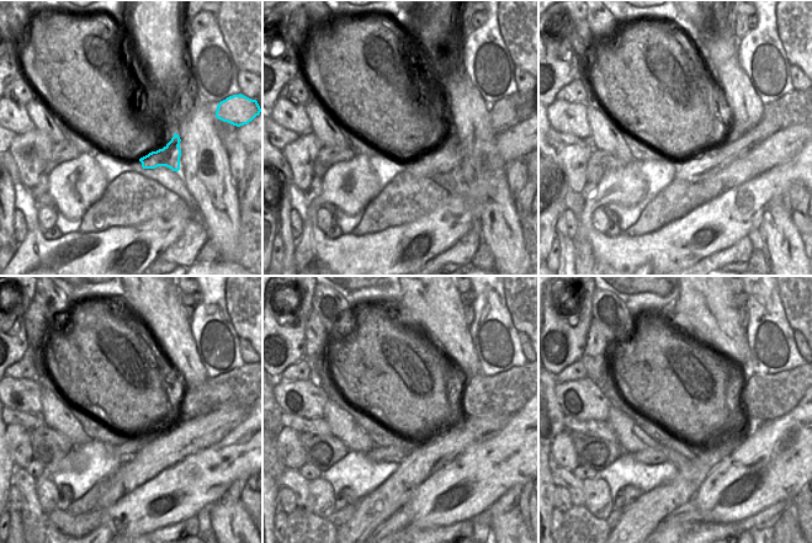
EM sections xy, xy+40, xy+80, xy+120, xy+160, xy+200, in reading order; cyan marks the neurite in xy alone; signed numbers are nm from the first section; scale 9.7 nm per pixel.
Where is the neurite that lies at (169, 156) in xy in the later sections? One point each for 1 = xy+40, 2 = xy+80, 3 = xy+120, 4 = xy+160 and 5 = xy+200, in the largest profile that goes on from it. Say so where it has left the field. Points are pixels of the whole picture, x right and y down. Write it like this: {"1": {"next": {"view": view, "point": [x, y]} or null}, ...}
{"1": {"next": {"view": "xy+40", "point": [449, 156]}}, "2": {"next": {"view": "xy+80", "point": [691, 170]}}, "3": {"next": {"view": "xy+120", "point": [126, 452]}}, "4": {"next": {"view": "xy+160", "point": [378, 454]}}, "5": {"next": {"view": "xy+200", "point": [649, 457]}}}

